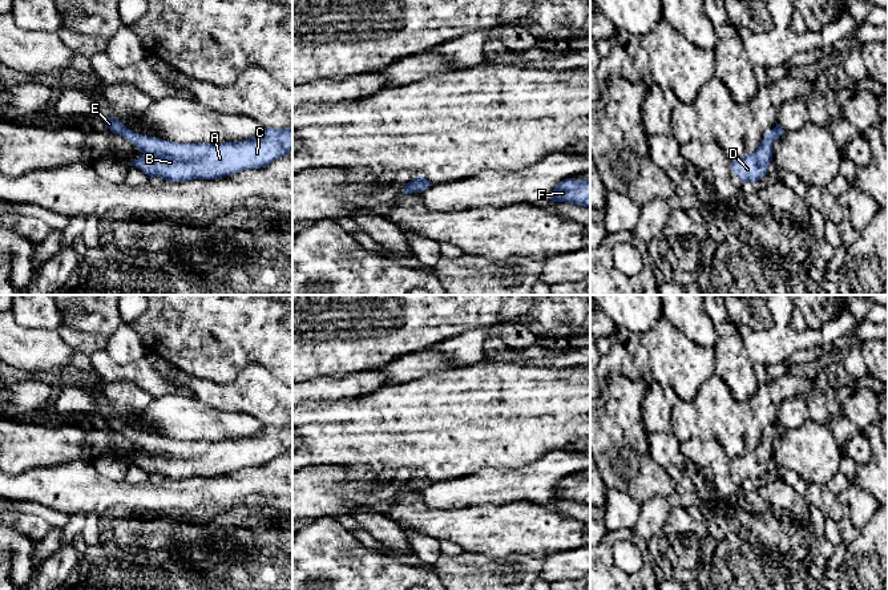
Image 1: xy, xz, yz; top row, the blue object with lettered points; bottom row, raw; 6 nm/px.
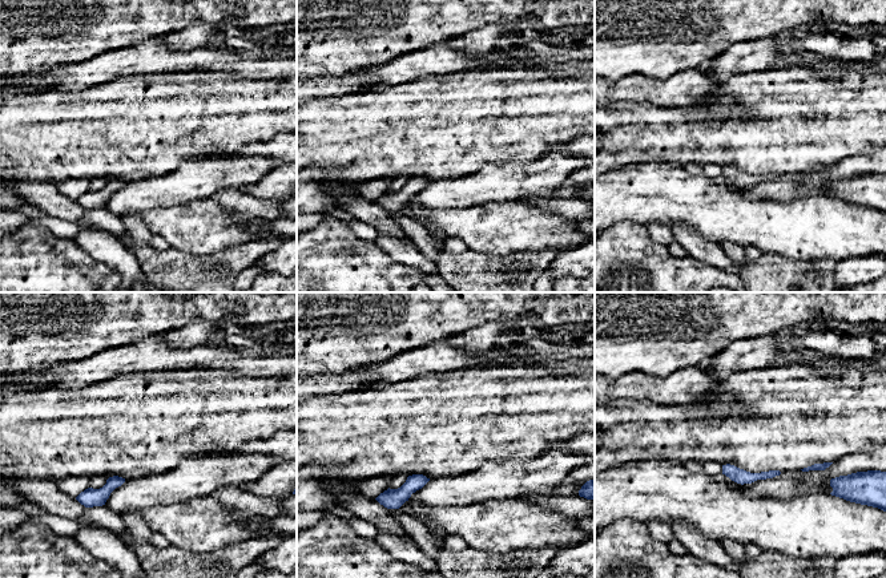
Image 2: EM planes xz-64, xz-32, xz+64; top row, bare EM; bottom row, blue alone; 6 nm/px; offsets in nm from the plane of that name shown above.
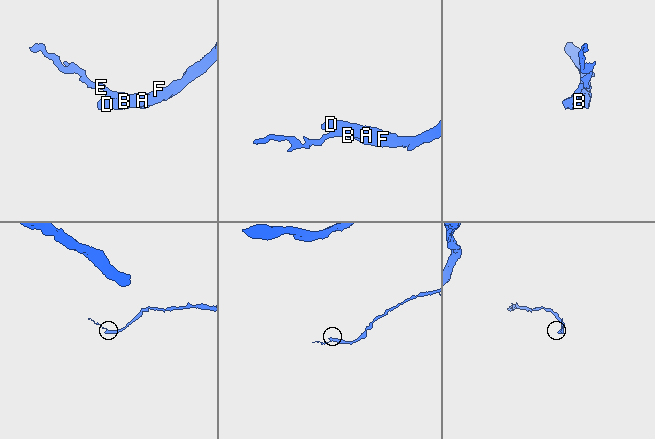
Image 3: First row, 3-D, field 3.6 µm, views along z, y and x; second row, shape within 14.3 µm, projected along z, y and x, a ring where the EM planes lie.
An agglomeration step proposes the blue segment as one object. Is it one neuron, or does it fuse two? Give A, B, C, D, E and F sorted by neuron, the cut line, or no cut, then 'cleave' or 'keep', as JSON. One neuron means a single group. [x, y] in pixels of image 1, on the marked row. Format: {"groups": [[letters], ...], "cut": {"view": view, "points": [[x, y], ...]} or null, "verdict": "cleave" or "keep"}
{"groups": [["A", "B", "C", "D", "E", "F"]], "cut": null, "verdict": "keep"}

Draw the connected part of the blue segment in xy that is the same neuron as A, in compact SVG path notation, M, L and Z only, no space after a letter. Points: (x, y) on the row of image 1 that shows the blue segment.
M109 117L105 126L121 134L142 153L130 166L141 169L152 178L186 182L217 179L243 170L269 166L292 150L292 126L287 129L263 128L246 141L223 144L181 144L141 136L118 120Z

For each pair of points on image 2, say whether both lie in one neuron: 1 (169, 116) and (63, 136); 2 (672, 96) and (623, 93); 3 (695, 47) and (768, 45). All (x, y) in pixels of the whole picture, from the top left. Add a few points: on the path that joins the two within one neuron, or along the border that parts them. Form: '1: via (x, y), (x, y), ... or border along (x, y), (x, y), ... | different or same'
1: via (143, 125), (89, 133) | same
2: via (660, 92), (635, 92) | same
3: border along (762, 37), (735, 43), (705, 63) | different

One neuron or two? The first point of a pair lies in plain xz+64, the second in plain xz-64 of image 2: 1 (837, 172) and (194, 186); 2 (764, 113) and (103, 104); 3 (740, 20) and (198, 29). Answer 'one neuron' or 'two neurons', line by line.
1: one neuron
2: one neuron
3: two neurons

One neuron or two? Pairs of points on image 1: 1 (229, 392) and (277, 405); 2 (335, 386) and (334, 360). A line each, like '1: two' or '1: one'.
1: one
2: two

